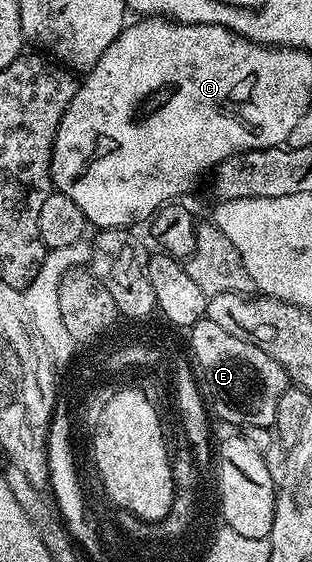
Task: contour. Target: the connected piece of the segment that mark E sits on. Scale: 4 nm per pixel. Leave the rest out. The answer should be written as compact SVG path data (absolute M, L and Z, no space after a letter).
M206 316L189 326L188 333L188 357L207 410L214 417L216 415L235 427L251 425L270 429L276 419L280 395L284 395L288 387L288 378L280 363L276 363L272 355L260 351L260 347L256 347L251 341L233 331L224 331L224 327L212 323L212 319Z

